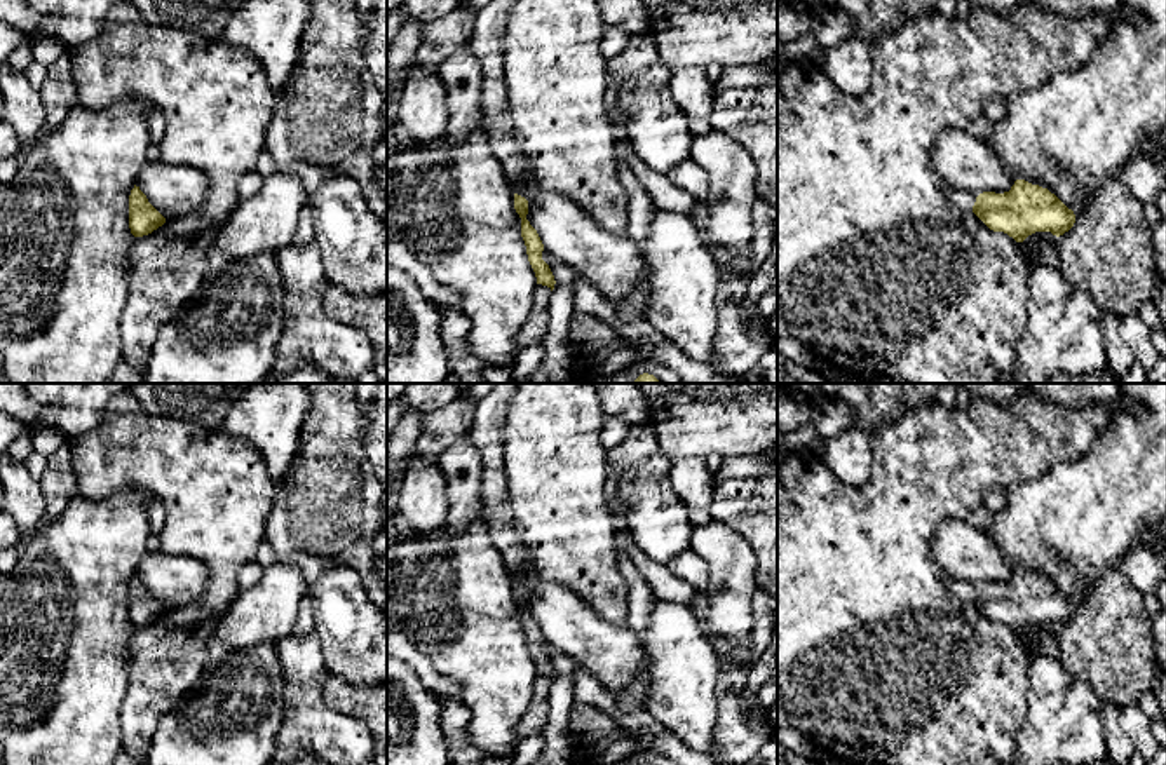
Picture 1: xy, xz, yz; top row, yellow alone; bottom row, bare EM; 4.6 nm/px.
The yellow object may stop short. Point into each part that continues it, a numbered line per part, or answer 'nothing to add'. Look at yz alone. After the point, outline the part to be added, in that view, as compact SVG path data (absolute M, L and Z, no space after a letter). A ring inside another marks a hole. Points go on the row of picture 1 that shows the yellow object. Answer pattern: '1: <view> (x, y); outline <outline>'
1: yz (961, 199); outline M955 188L946 190L946 197L948 197L950 204L960 211L973 213L973 206L974 206L978 195L980 193L966 192L966 190L955 190Z

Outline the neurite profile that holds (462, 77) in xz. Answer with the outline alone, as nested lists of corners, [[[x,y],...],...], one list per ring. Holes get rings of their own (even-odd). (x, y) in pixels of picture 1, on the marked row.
[[[467,44],[437,64],[436,70],[448,94],[444,143],[458,148],[474,129],[483,129],[485,125],[481,64]]]

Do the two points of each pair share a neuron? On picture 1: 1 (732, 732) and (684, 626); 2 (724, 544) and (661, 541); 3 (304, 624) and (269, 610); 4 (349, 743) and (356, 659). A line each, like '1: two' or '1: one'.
1: two
2: two
3: two
4: two

